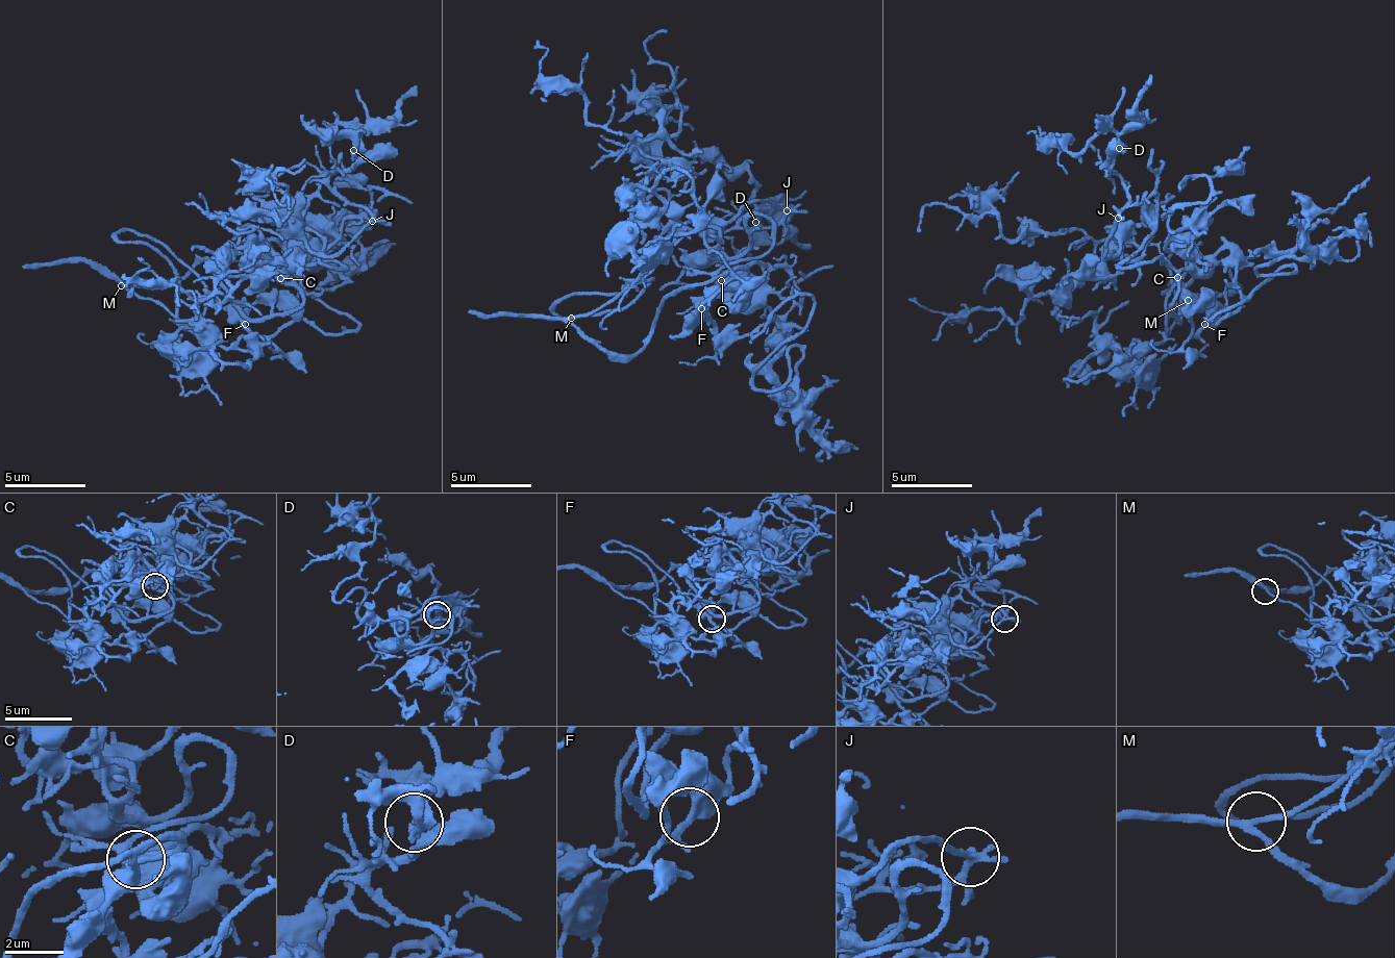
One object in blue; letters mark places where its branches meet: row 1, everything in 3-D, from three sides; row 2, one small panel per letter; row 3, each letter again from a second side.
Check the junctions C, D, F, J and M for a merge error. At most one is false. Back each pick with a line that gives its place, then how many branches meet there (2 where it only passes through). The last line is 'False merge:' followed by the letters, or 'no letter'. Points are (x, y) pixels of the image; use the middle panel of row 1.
False merge: no letter

